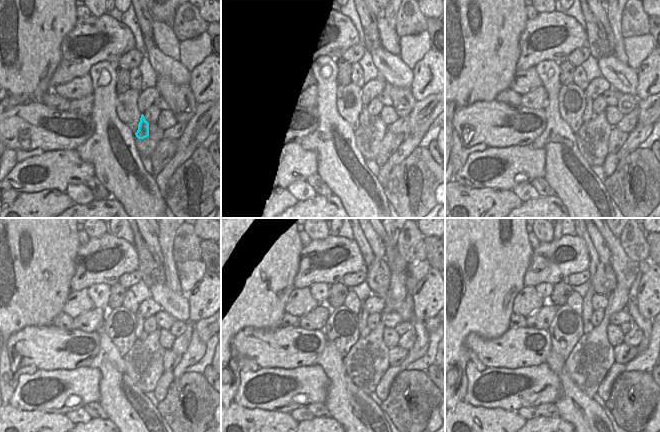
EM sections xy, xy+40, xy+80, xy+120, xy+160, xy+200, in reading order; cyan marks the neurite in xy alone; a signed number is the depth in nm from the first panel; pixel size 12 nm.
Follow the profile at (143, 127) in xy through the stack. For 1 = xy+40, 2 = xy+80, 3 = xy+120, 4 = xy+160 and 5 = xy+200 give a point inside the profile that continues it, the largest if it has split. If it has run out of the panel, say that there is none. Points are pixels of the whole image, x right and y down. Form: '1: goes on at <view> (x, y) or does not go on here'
1: goes on at xy+40 (364, 118)
2: goes on at xy+80 (588, 113)
3: goes on at xy+120 (140, 320)
4: goes on at xy+160 (363, 315)
5: goes on at xy+200 (587, 309)

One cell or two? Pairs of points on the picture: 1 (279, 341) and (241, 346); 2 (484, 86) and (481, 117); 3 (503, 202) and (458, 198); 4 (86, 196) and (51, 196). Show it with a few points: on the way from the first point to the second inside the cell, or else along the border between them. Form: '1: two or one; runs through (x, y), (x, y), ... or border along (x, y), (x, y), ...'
1: one; runs through (270, 345), (250, 345)
2: two; border along (494, 99), (477, 100), (461, 107)
3: one; runs through (492, 199), (469, 199)
4: two; border along (64, 192), (74, 203)

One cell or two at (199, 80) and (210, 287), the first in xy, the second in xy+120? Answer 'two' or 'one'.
one

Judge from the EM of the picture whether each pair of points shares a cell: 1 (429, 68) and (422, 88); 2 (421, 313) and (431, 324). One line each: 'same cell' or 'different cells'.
1: same cell
2: different cells

